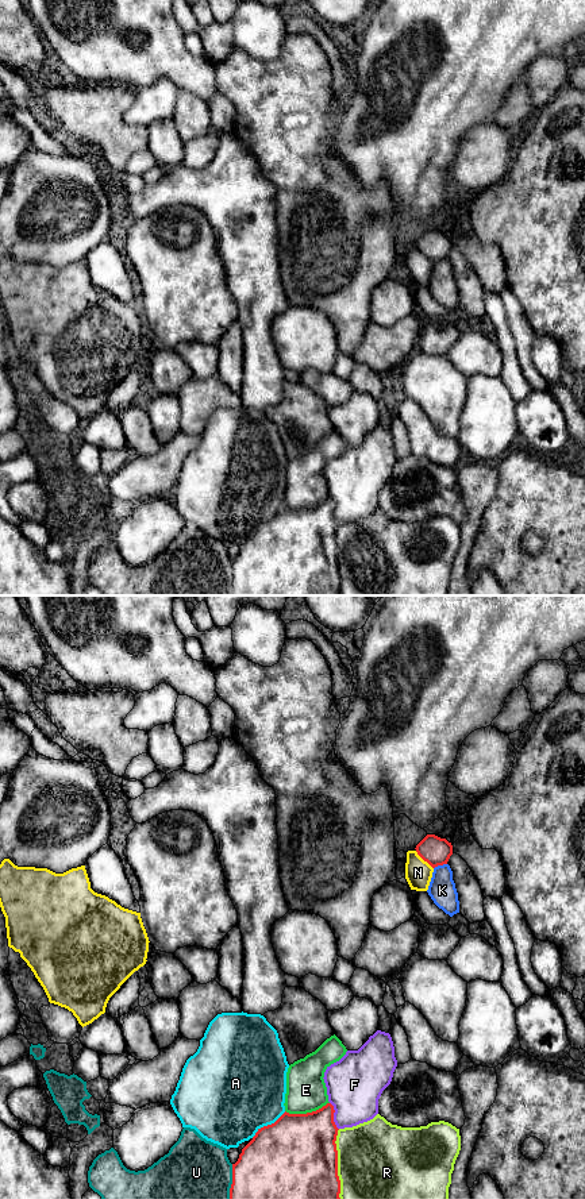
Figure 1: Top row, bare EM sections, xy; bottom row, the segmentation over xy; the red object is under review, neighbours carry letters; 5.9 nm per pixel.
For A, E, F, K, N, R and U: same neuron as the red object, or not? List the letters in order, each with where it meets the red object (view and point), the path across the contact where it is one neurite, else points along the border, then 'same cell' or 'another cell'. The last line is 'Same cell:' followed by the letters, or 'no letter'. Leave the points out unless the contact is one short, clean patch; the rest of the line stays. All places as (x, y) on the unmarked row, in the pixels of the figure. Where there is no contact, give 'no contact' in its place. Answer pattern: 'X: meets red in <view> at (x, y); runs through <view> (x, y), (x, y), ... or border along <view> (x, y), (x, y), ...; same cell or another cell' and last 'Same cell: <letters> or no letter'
A: meets red in xy at (268, 520); another cell
E: meets red in xy at (307, 508); another cell
F: meets red in xy at (333, 511); another cell
K: meets red in xy at (439, 259); border along xy (446, 258), (438, 259), (434, 263); another cell
N: meets red in xy at (424, 255); another cell
R: meets red in xy at (337, 559); another cell
U: meets red in xy at (233, 577); another cell
Same cell: no letter

